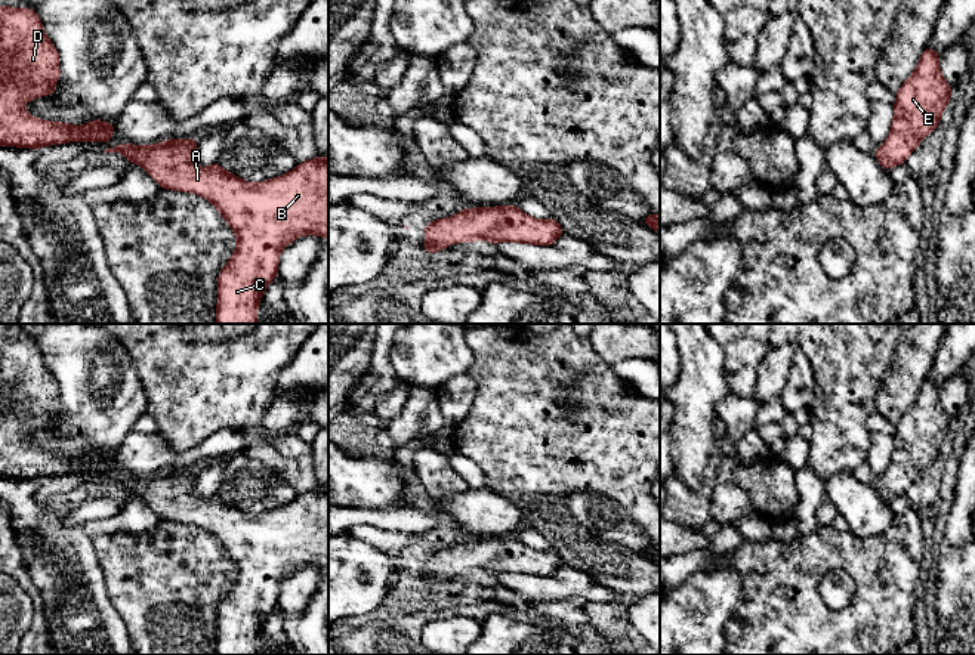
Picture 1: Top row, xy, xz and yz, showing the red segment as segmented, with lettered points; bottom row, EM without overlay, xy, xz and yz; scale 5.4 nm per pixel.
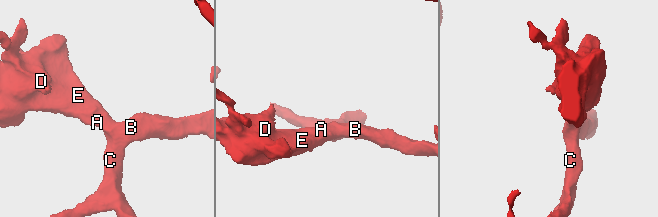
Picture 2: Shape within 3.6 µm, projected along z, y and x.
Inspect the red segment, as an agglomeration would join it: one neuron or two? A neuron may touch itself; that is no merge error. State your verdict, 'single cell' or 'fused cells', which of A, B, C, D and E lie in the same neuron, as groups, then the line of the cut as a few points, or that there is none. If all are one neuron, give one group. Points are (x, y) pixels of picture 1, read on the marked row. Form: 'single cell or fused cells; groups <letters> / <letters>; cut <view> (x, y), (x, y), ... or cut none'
single cell; groups A B C D E; cut none

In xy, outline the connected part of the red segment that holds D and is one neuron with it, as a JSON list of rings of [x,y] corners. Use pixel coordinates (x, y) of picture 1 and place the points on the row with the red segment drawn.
[[[0,7],[0,146],[38,149],[65,142],[107,142],[114,124],[92,120],[86,126],[31,117],[24,103],[56,93],[59,53],[36,10]]]

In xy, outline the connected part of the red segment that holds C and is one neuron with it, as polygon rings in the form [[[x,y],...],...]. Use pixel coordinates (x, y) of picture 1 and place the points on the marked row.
[[[197,138],[163,140],[149,146],[115,145],[104,152],[121,152],[130,164],[142,166],[163,188],[194,192],[210,201],[237,235],[232,257],[219,272],[216,324],[257,324],[257,305],[266,285],[278,275],[283,248],[302,235],[328,238],[328,158],[302,161],[287,174],[249,183],[217,163],[198,169],[194,164]]]

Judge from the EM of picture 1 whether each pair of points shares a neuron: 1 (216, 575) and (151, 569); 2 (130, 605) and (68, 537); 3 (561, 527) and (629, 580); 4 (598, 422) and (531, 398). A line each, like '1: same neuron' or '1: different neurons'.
1: same neuron
2: different neurons
3: same neuron
4: same neuron

